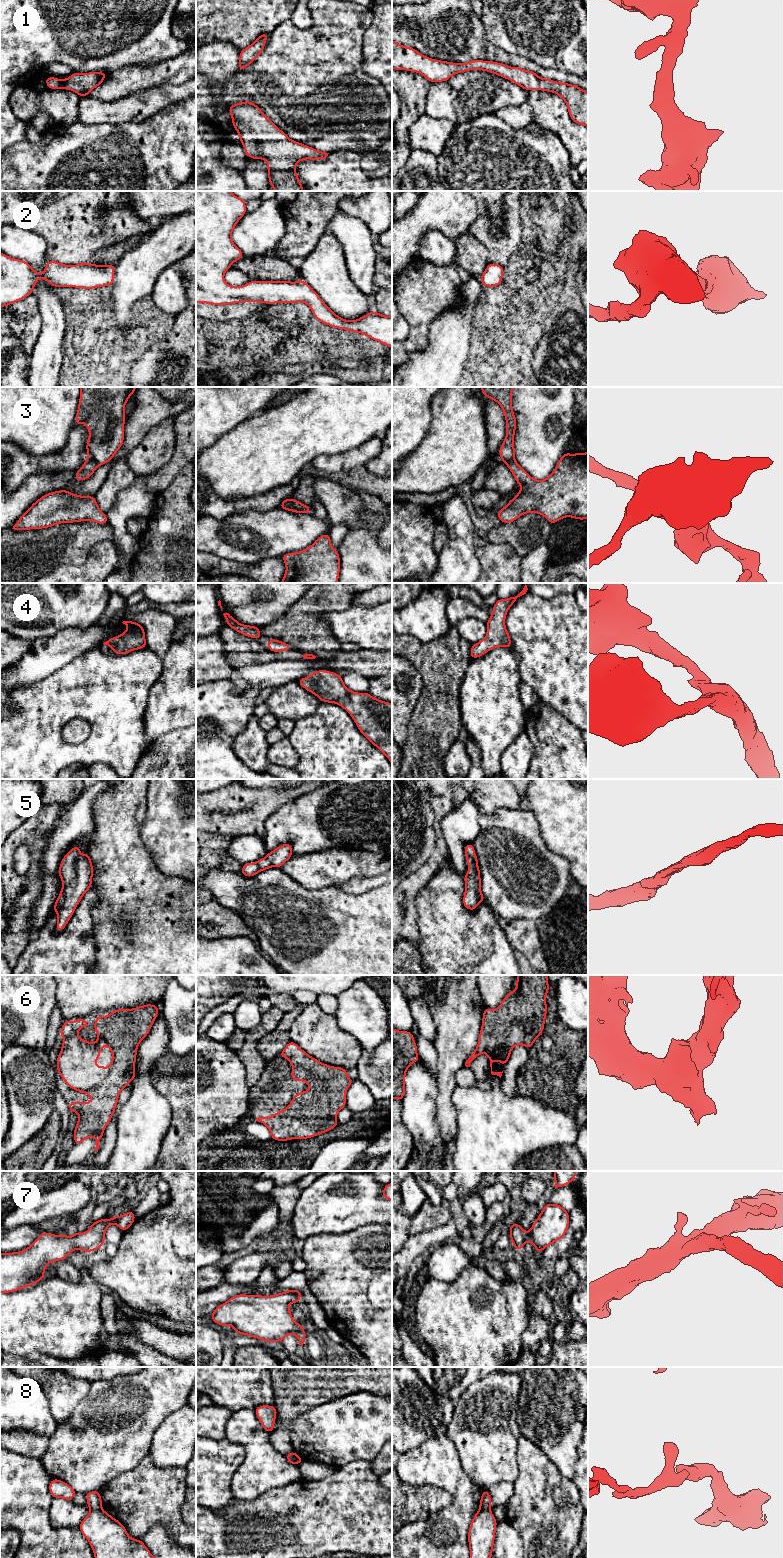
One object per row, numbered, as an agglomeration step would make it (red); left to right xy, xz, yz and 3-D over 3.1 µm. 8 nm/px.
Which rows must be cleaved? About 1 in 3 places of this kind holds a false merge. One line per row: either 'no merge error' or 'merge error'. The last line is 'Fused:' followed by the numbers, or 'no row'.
1: no merge error
2: no merge error
3: merge error
4: no merge error
5: no merge error
6: no merge error
7: no merge error
8: merge error
Fused: 3, 8

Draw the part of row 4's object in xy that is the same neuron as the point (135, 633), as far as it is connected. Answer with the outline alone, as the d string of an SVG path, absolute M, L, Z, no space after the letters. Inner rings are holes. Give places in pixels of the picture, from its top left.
M123 621L122 623L127 626L128 630L116 637L108 639L103 643L104 645L109 645L113 653L117 655L127 654L147 646L145 630L141 624L134 621Z

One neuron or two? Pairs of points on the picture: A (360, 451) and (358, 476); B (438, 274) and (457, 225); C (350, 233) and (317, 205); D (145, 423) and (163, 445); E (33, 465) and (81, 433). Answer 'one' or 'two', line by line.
A: two
B: two
C: two
D: two
E: one

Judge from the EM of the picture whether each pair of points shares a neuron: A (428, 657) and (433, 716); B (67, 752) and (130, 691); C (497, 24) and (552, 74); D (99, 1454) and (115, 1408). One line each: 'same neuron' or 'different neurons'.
A: same neuron
B: same neuron
C: different neurons
D: same neuron

